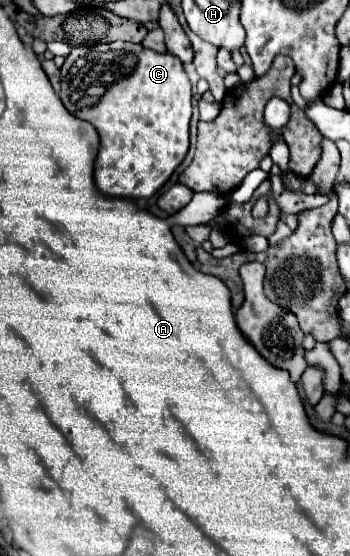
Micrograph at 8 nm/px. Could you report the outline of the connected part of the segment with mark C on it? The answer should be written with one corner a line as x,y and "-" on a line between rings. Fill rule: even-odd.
121,42
119,52
111,52
111,46
103,44
77,46
61,66
59,98
75,118
91,122
99,132
101,146
95,160
95,184
107,196
151,198
171,178
189,150
191,84
181,60
173,54
159,54
133,42

